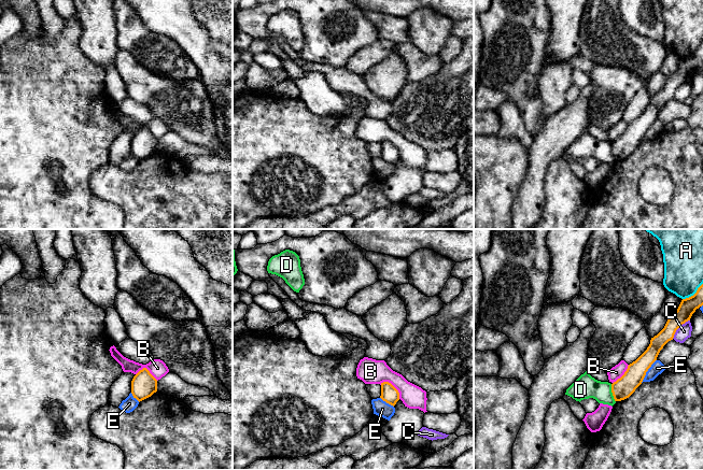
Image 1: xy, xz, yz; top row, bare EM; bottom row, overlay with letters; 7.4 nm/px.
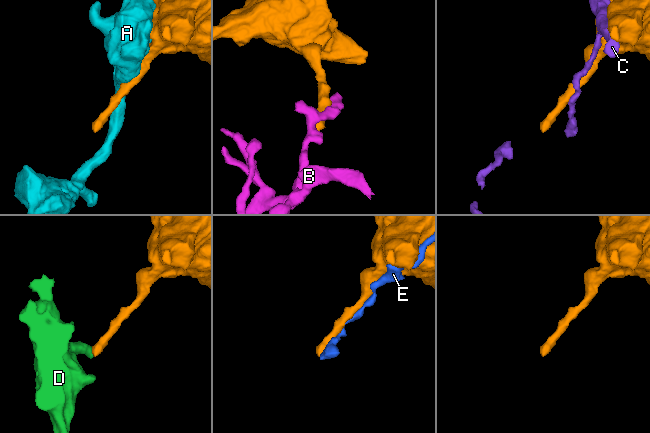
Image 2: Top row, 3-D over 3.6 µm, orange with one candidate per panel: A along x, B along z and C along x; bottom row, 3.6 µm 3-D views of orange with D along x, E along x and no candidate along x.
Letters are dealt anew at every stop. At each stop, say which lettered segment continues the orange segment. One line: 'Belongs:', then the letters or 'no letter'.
Belongs: no letter

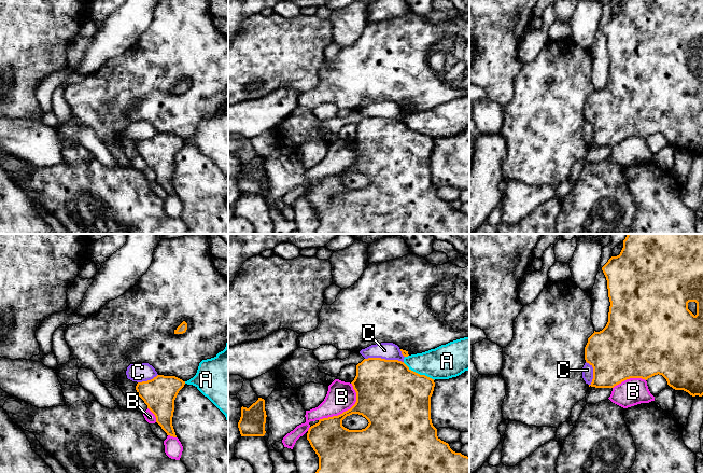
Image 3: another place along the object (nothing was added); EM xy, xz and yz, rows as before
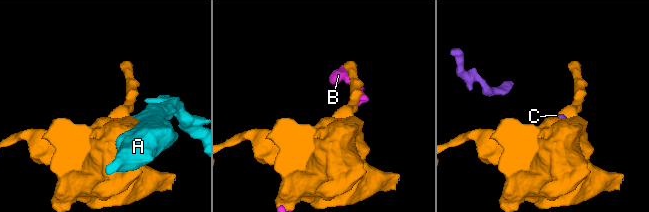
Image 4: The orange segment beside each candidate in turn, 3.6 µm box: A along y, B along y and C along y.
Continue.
Belongs: no letter

